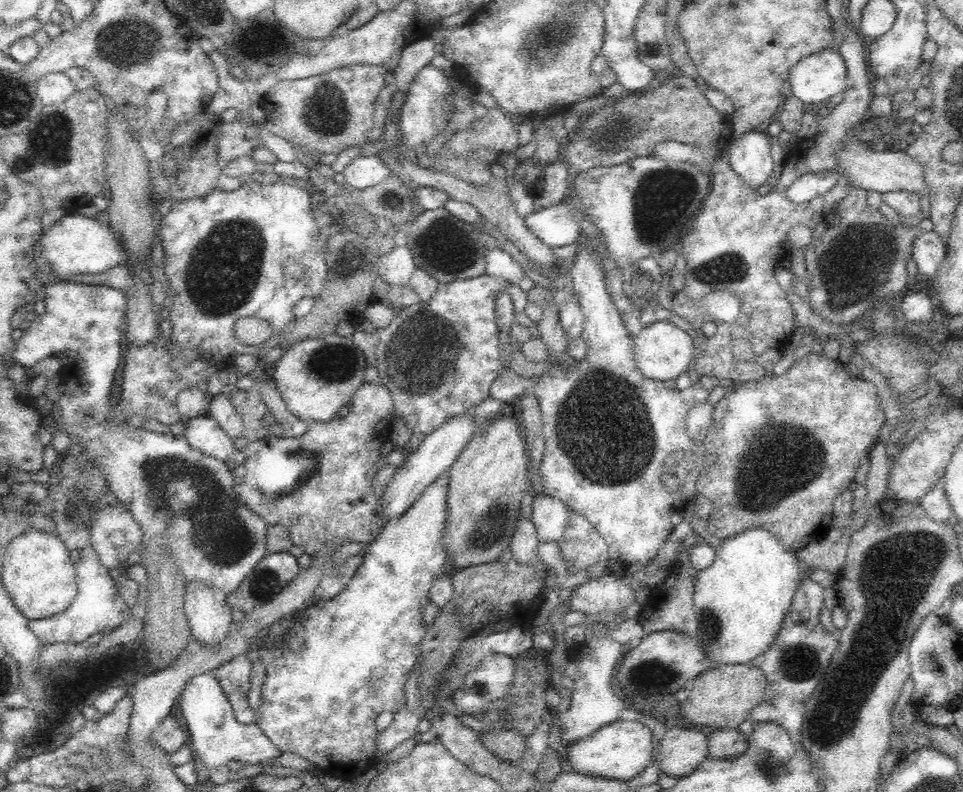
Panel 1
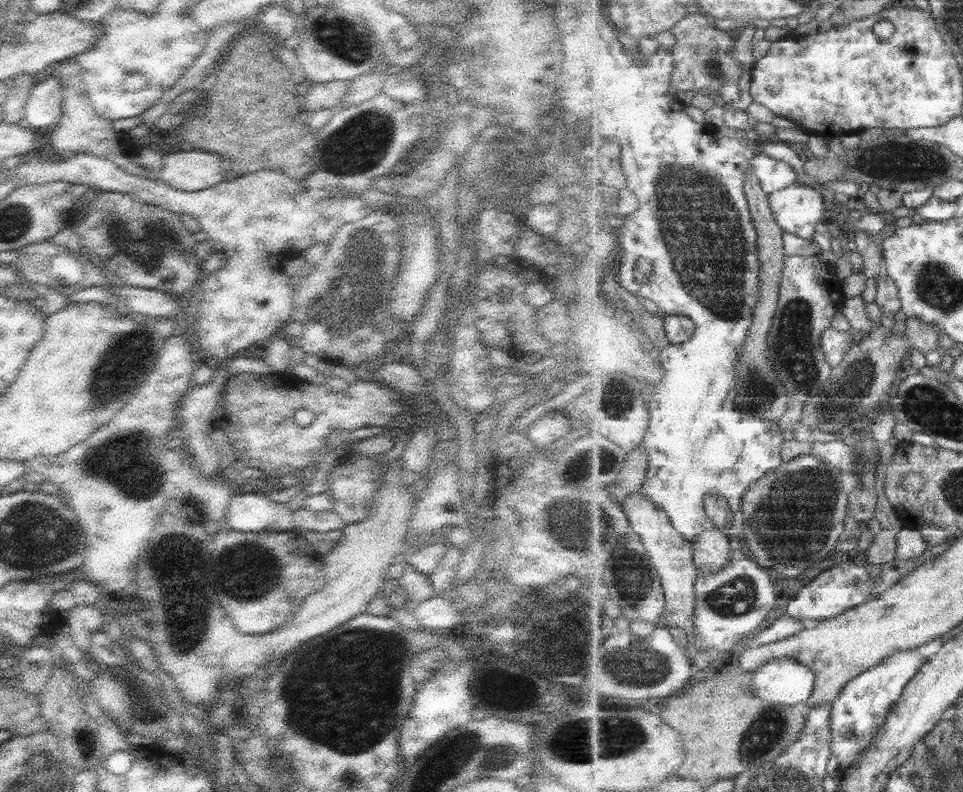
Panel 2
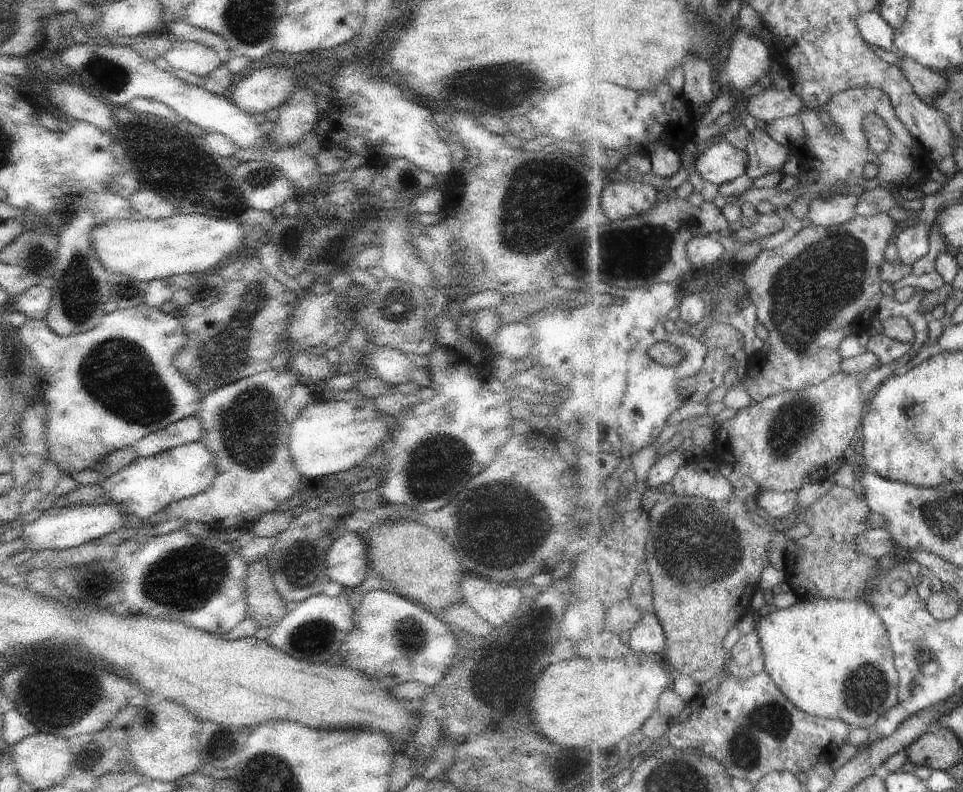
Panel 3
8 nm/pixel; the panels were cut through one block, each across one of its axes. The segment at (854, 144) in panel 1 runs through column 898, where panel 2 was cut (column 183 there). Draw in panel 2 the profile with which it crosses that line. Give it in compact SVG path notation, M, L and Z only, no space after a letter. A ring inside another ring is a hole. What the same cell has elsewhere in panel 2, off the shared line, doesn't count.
M195 149L167 153L162 155L160 180L175 190L197 192L224 179L221 160L220 154Z

